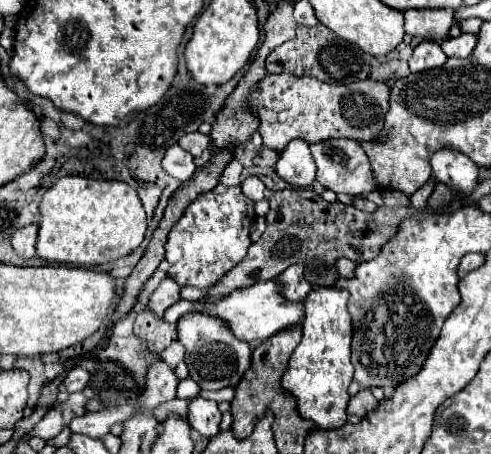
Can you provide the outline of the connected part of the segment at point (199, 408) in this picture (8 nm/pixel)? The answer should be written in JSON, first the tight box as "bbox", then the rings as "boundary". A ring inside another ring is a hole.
{"bbox":[188,396,220,438],"boundary":[[[196,396],[196,398],[190,398],[190,404],[188,404],[188,420],[190,420],[190,426],[194,430],[198,430],[202,436],[206,438],[212,438],[220,432],[220,410],[218,410],[218,402],[214,400],[206,400],[202,396]]]}

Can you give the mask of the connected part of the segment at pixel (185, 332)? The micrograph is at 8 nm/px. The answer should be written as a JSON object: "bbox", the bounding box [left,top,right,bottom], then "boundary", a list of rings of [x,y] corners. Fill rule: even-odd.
{"bbox":[178,312,252,390],"boundary":[[[188,312],[178,320],[178,340],[186,350],[186,366],[190,378],[198,382],[202,390],[220,390],[230,384],[238,384],[242,374],[250,368],[252,350],[246,340],[240,340],[232,334],[226,324],[216,316],[202,316],[200,312]],[[196,324],[200,324],[196,328]]]}

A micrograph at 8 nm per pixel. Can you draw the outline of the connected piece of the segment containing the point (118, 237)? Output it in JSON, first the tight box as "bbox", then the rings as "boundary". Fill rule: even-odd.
{"bbox":[36,176,146,266],"boundary":[[[64,176],[40,202],[36,256],[48,262],[98,266],[132,254],[144,240],[146,214],[136,190],[118,180]]]}

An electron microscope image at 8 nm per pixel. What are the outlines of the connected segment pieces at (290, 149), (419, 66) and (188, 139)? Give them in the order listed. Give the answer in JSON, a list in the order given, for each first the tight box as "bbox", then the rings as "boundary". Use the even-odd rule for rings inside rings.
[{"bbox":[276,140,316,188],"boundary":[[[304,140],[290,142],[276,164],[276,172],[282,180],[296,188],[306,188],[316,180],[316,162]]]},{"bbox":[410,40,446,72],"boundary":[[[422,40],[416,48],[414,54],[410,58],[410,70],[412,72],[424,72],[424,70],[432,70],[438,68],[446,62],[446,54],[442,52],[440,44],[434,40]]]},{"bbox":[178,132,210,158],"boundary":[[[190,132],[190,134],[182,136],[178,144],[180,144],[186,152],[190,152],[194,158],[198,158],[198,156],[208,148],[210,138],[208,138],[206,134],[202,134],[202,132]]]}]

